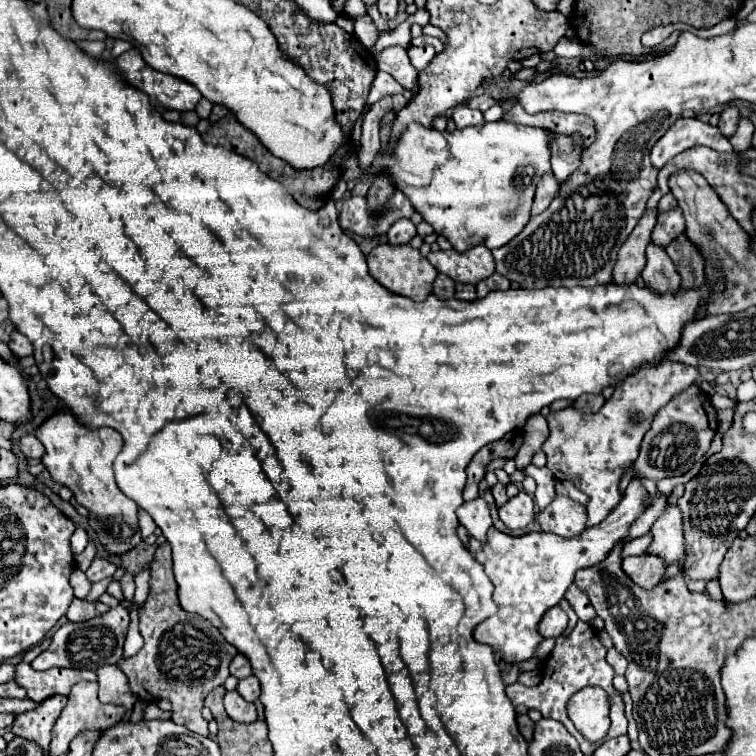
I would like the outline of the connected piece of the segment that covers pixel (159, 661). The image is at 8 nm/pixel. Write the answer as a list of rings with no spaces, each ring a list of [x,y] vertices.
[[[167,541],[159,545],[151,561],[151,589],[141,611],[139,631],[145,639],[145,645],[137,655],[117,663],[127,675],[131,691],[147,703],[167,697],[173,703],[173,721],[207,737],[207,721],[201,717],[203,699],[211,689],[225,683],[229,675],[229,663],[237,655],[237,649],[227,643],[217,627],[213,627],[205,617],[187,613],[179,605],[171,547]]]

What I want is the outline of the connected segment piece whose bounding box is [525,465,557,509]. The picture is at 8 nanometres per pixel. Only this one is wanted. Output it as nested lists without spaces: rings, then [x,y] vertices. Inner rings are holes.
[[[529,465],[525,467],[525,475],[533,477],[537,481],[537,491],[535,491],[535,503],[539,509],[545,509],[551,499],[557,495],[555,493],[555,479],[553,479],[553,473],[547,469],[547,467],[535,467],[535,465]]]

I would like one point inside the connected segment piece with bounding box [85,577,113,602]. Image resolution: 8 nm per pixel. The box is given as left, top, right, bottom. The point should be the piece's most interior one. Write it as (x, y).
(99, 588)

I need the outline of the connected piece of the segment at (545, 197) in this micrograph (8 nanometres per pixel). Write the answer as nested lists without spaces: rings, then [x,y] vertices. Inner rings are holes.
[[[553,173],[543,175],[543,179],[541,179],[539,185],[537,185],[535,201],[533,201],[533,207],[531,207],[531,217],[541,215],[541,213],[551,205],[551,201],[553,201],[555,195],[557,195],[557,191],[559,191],[559,183],[557,183],[557,179],[553,177]]]

